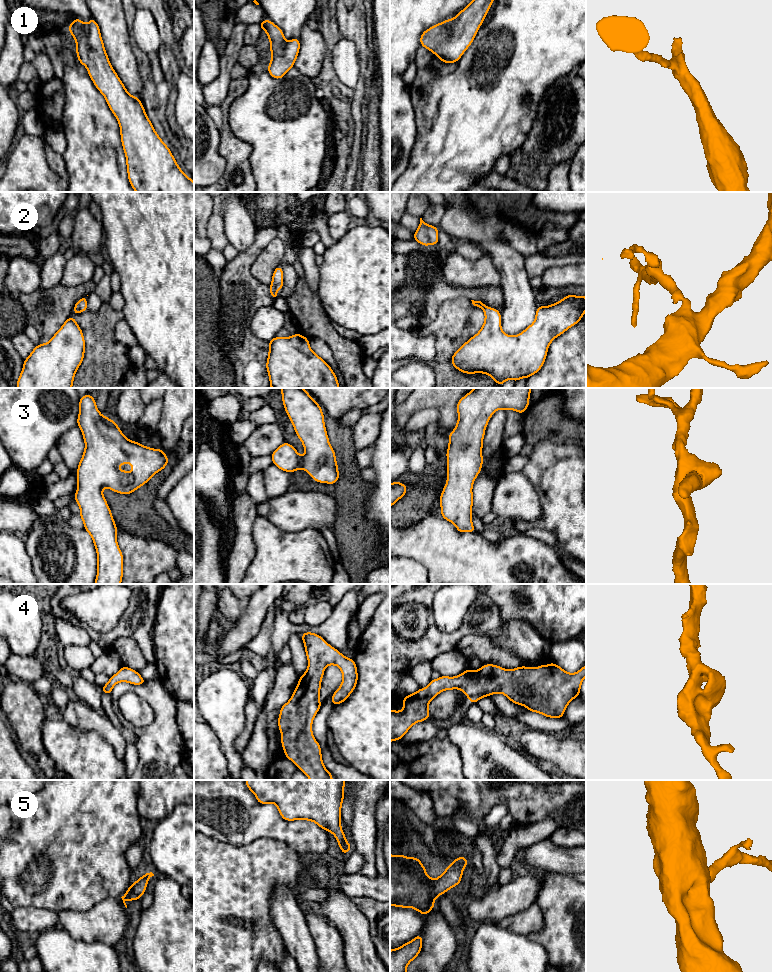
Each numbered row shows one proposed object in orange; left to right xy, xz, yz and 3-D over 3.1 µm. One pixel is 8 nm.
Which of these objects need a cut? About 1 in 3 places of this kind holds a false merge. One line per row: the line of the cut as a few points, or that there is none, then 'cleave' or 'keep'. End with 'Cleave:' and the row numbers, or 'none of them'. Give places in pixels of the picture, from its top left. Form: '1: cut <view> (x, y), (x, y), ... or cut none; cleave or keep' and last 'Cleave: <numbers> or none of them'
1: cut none; keep
2: cut none; keep
3: cut none; keep
4: cut none; keep
5: cut none; keep
Cleave: none of them

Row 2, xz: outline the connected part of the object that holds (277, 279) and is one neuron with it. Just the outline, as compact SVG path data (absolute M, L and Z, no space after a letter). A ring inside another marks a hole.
M278 265L273 272L272 283L270 287L270 295L273 299L279 297L276 293L277 290L283 289L283 269Z

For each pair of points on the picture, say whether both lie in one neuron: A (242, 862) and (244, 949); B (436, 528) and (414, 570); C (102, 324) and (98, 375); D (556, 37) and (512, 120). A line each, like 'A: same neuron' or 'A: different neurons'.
A: same neuron
B: different neurons
C: same neuron
D: same neuron

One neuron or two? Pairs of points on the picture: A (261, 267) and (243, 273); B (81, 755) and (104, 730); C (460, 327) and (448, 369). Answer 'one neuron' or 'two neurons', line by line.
A: two neurons
B: two neurons
C: one neuron

